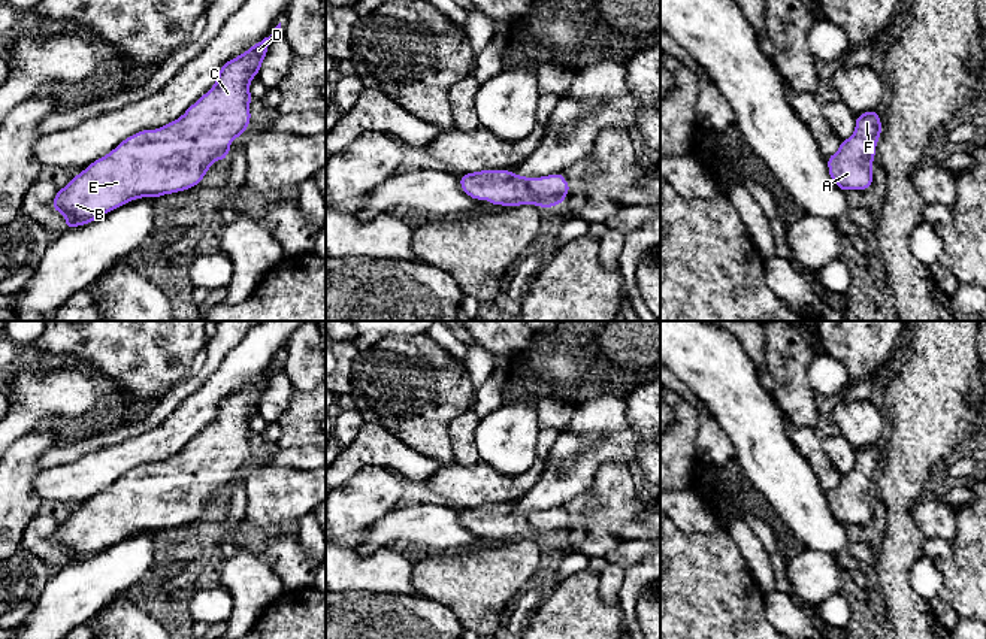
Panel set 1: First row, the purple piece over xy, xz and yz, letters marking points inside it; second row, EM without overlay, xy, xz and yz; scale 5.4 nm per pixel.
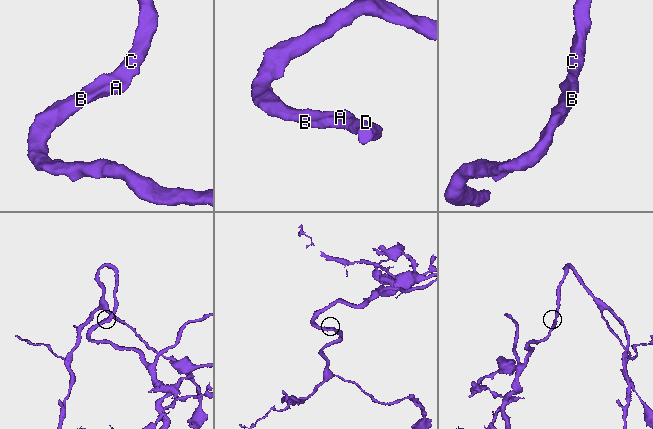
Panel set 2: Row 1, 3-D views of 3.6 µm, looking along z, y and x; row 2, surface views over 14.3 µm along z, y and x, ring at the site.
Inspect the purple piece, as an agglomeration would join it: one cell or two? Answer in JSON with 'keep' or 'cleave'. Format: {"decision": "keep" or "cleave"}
{"decision": "keep"}

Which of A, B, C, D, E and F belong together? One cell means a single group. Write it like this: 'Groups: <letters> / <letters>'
Groups: A B C D E F

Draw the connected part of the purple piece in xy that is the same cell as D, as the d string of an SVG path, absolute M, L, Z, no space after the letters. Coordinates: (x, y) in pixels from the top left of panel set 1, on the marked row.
M270 36L264 37L227 61L220 69L215 85L181 118L154 131L142 130L128 136L108 155L76 175L66 188L60 188L51 206L66 216L67 230L91 222L130 200L155 199L200 184L212 161L227 157L230 142L244 134L251 121L249 81L258 75L269 39Z

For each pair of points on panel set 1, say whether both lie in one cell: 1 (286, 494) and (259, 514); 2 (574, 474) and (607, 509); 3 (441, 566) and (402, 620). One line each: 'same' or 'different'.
1: same
2: different
3: different

